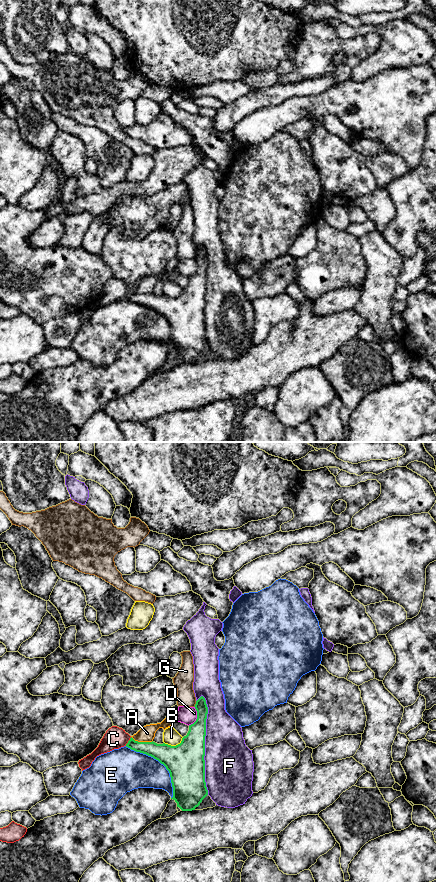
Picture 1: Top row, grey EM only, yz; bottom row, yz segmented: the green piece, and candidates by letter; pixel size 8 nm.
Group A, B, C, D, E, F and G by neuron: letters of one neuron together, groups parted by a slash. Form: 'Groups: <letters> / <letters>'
Groups: A / B / C / D / E / F / G

